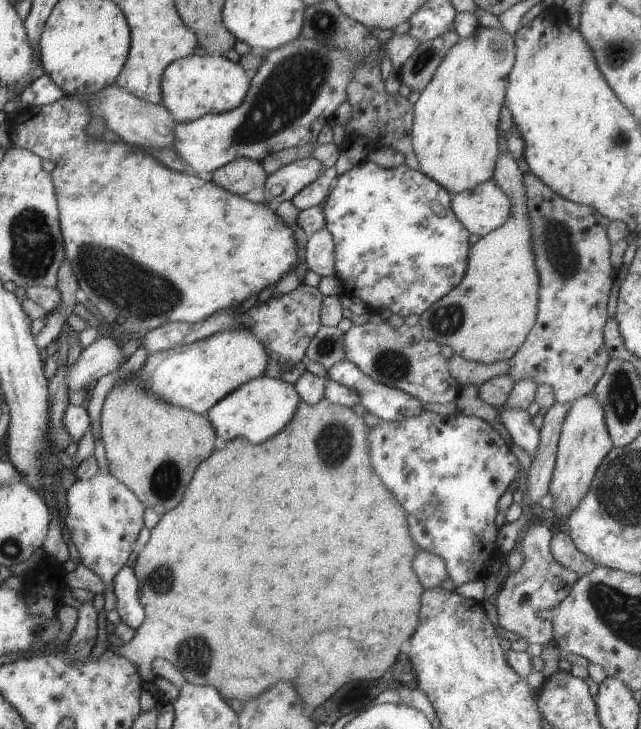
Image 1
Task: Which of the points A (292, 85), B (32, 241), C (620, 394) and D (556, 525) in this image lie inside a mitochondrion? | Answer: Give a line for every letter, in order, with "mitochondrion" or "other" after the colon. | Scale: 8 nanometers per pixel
A: mitochondrion
B: mitochondrion
C: mitochondrion
D: other

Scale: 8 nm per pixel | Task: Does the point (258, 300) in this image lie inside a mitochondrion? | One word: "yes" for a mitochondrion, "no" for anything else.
no

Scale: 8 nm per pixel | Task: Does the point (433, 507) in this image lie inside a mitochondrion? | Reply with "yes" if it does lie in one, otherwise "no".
yes

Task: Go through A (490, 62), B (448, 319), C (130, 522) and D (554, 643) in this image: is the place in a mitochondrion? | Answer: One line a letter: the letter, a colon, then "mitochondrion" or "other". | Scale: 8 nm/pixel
A: other
B: mitochondrion
C: other
D: other

